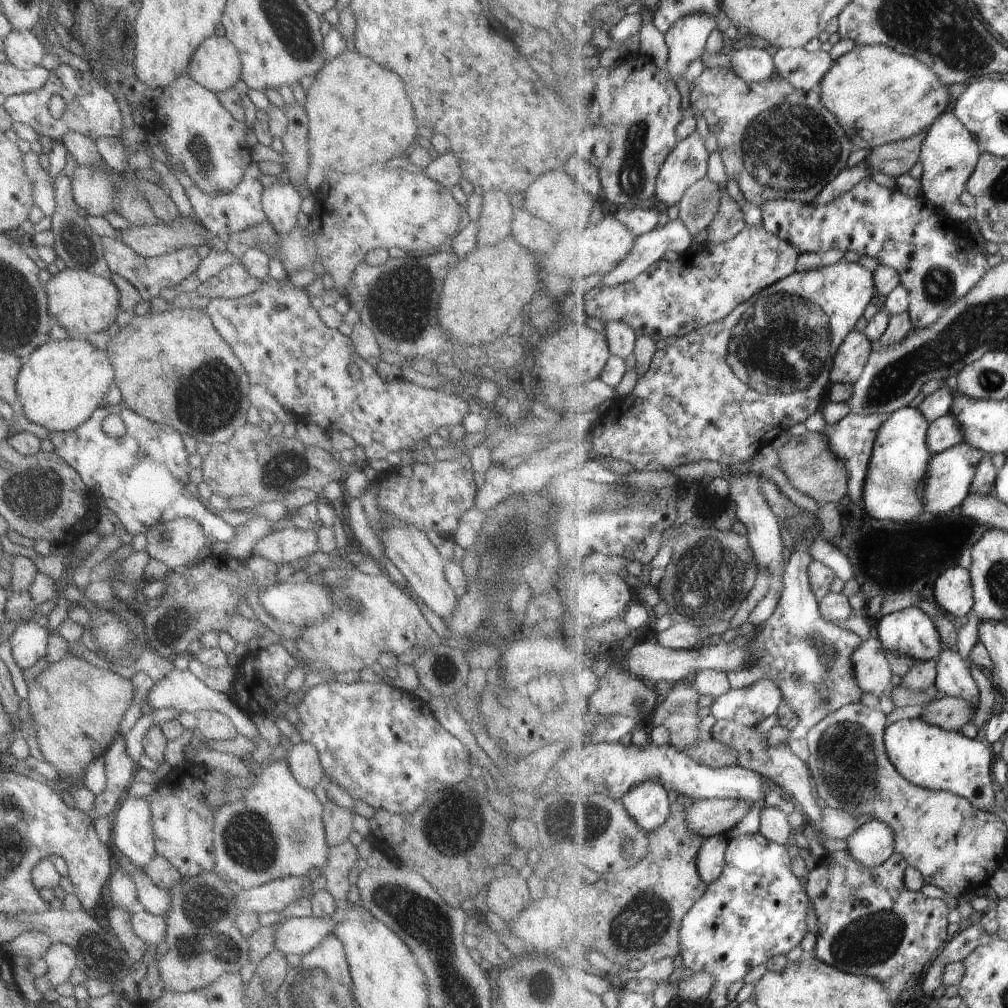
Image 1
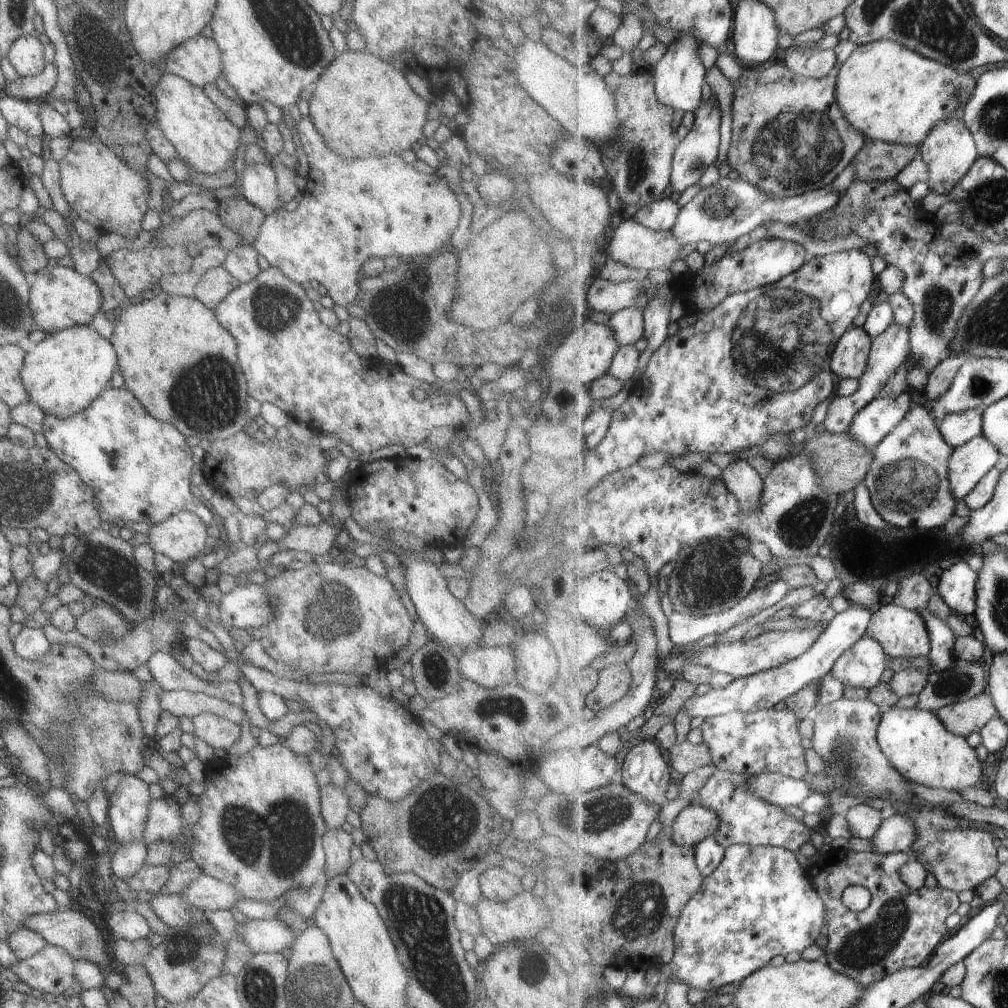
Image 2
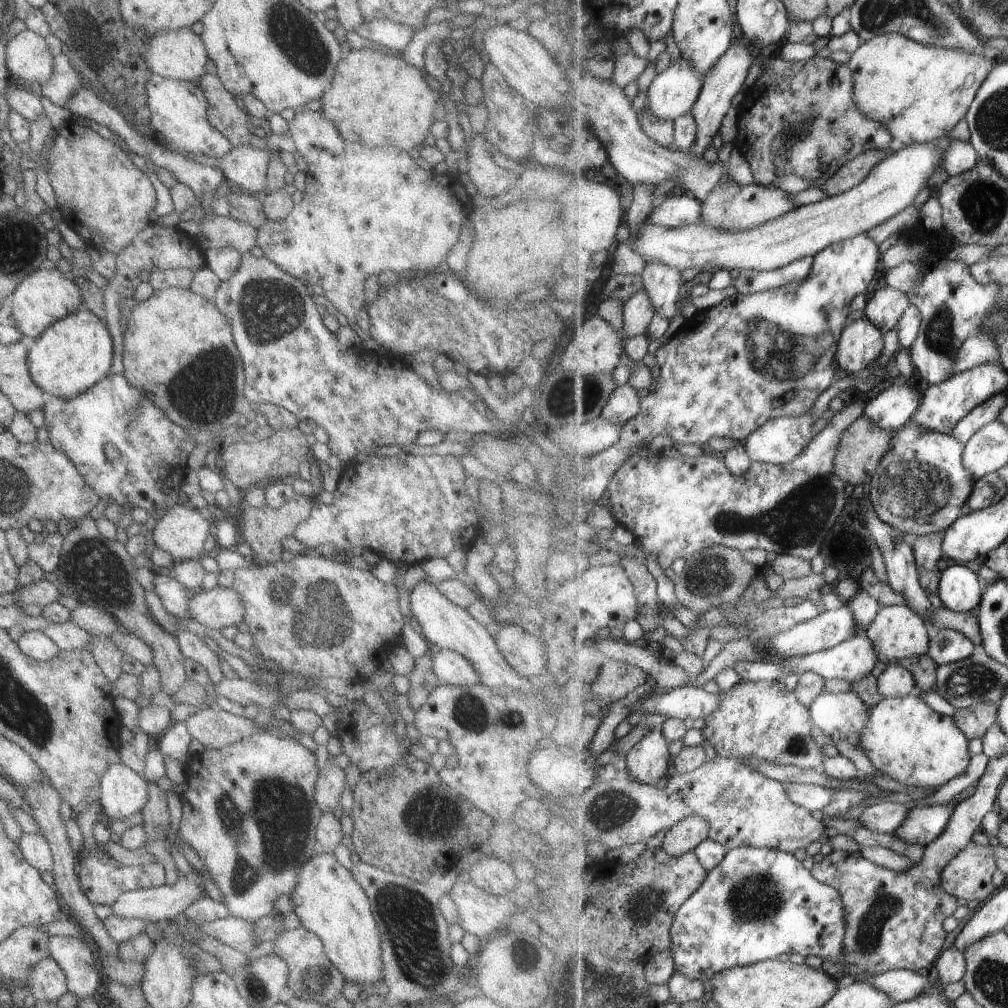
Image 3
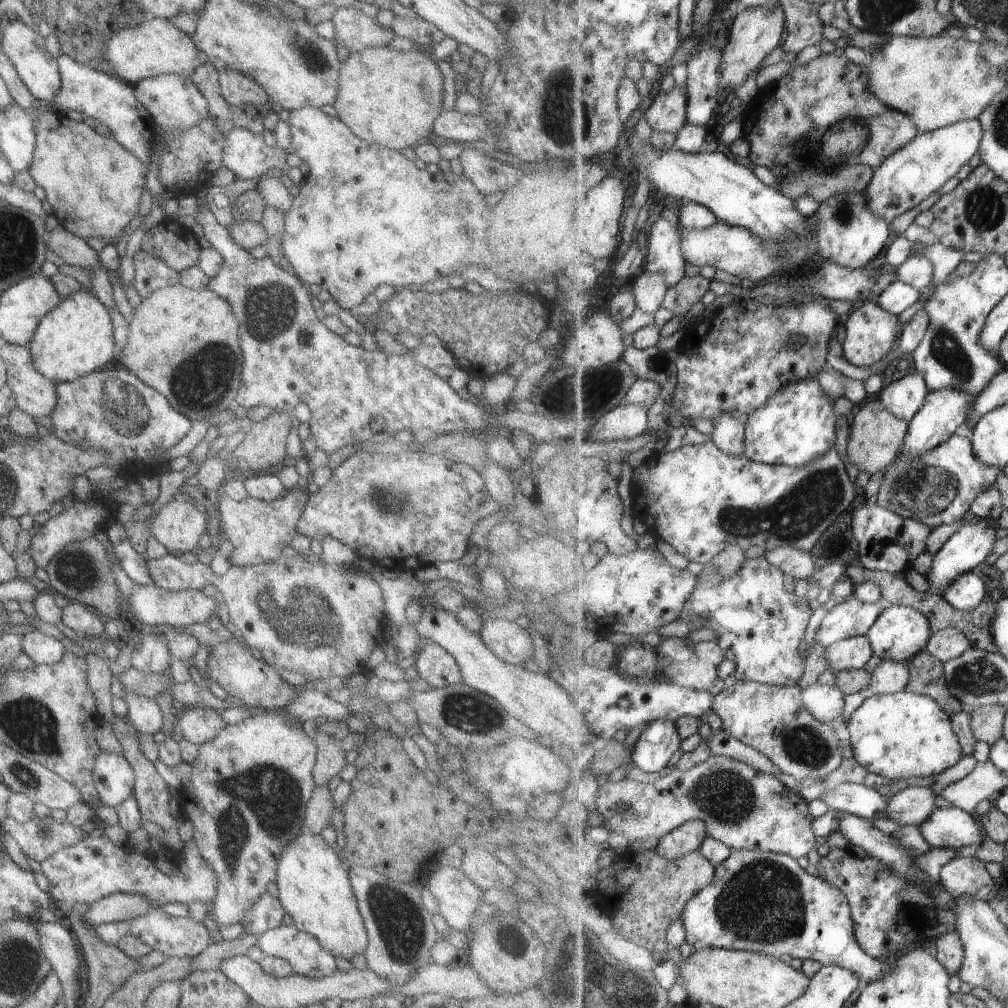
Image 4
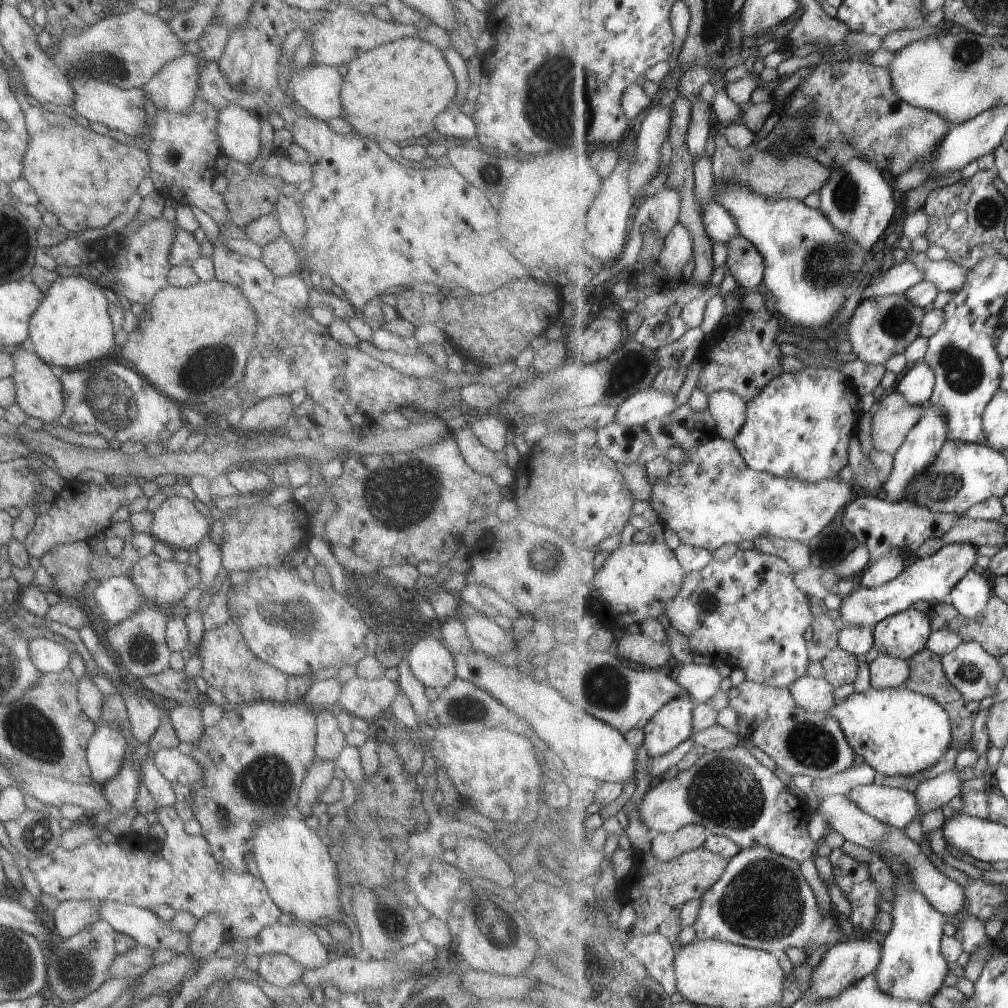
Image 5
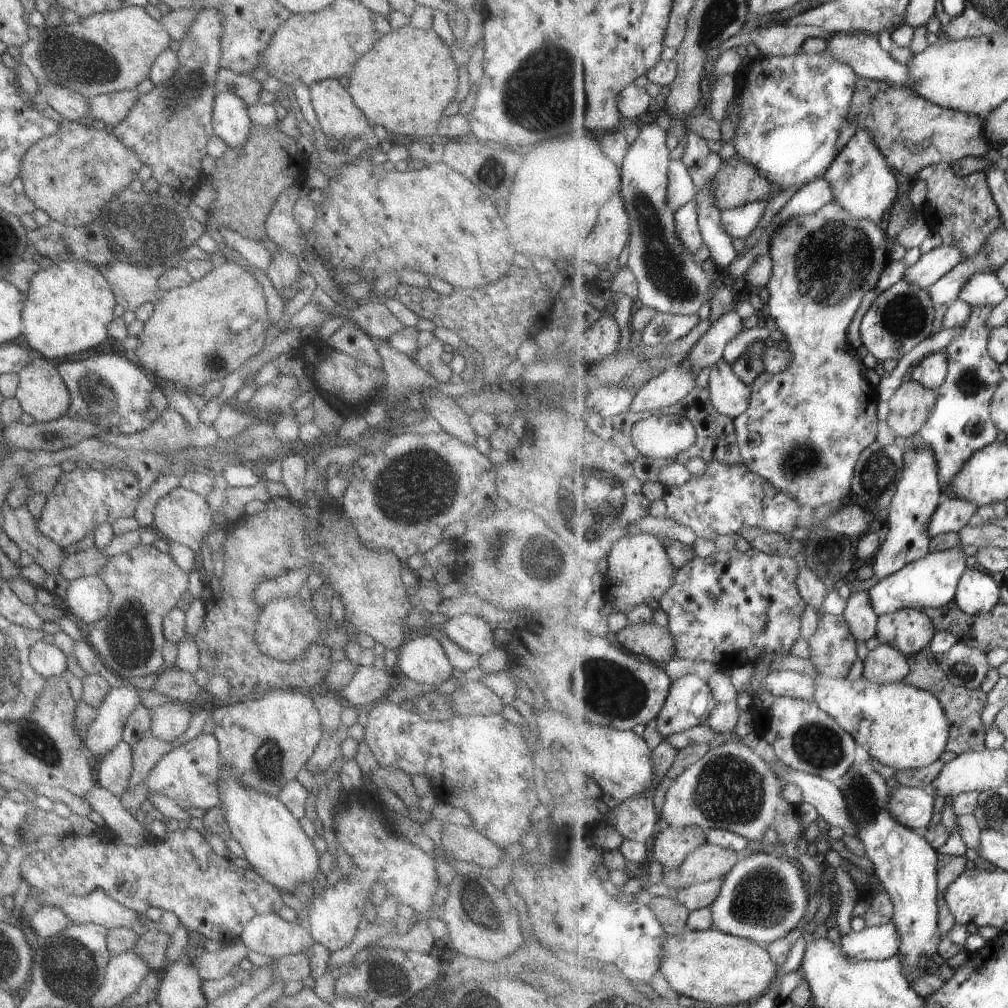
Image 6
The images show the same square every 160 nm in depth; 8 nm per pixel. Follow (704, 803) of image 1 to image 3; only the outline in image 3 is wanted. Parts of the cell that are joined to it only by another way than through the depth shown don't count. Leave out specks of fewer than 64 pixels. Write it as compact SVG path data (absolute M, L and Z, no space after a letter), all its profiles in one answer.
M689 815L682 818L663 839L662 847L674 857L694 851L710 838L712 826L710 822L699 815Z

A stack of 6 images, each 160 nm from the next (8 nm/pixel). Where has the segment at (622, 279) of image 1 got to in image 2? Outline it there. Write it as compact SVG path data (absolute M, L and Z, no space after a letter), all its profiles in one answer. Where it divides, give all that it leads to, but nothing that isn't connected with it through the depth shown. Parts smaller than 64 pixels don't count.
M719 178L715 184L698 193L691 202L683 206L683 212L679 214L679 222L673 226L673 234L683 242L683 244L697 244L697 242L707 241L711 245L729 244L732 246L737 238L745 234L751 234L759 226L771 224L771 222L781 222L789 226L797 222L811 220L830 210L839 203L841 196L833 188L833 183L823 189L818 189L800 196L785 196L785 198L775 198L769 196L769 192L759 190L757 186L740 180L731 178Z

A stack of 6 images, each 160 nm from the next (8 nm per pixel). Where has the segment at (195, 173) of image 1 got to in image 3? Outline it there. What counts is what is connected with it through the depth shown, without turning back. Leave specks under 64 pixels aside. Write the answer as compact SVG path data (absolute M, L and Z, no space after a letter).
M151 75L144 84L144 93L146 96L146 105L148 108L148 124L152 132L164 137L167 144L173 151L188 152L195 154L196 159L200 161L202 157L220 157L229 152L232 144L221 133L218 133L208 121L206 115L206 100L202 90L196 83L191 81L180 81L179 79L170 79L161 75Z

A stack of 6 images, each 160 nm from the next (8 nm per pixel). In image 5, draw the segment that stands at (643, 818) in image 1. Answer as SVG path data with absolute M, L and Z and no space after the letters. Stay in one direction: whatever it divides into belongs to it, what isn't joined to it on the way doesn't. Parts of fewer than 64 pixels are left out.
M686 691L686 694L683 697L679 697L678 700L676 699L675 701L667 703L653 718L651 718L650 724L643 728L643 744L649 758L662 757L663 755L670 753L676 746L679 746L688 738L691 738L691 735L695 733L693 728L693 711L699 705L700 702L687 694Z

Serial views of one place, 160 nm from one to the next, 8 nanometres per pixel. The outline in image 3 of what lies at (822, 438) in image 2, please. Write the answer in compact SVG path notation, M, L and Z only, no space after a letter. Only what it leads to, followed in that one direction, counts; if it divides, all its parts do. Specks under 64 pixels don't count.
M865 415L858 418L844 433L839 441L833 471L839 478L848 482L849 486L862 484L865 487L871 482L872 476L878 471L879 462L889 450L895 431L882 429Z

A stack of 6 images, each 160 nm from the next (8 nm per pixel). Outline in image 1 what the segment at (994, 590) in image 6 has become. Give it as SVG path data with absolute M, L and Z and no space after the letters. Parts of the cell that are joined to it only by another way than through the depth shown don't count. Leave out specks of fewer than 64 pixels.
M955 564L943 571L935 582L933 595L946 613L969 617L974 610L974 584L970 570Z

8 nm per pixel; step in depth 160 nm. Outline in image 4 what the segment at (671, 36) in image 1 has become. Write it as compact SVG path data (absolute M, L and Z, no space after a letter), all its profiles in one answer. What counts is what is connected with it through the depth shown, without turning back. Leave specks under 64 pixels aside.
M675 85L674 89L659 91L644 112L645 120L653 131L679 133L687 122L688 94Z

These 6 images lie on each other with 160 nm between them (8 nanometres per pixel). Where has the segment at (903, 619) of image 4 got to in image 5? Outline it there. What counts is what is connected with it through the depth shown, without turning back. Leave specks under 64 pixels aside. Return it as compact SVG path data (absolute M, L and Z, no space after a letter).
M913 606L882 620L874 629L874 647L883 653L898 659L908 661L919 651L928 648L930 636L934 633L930 618Z

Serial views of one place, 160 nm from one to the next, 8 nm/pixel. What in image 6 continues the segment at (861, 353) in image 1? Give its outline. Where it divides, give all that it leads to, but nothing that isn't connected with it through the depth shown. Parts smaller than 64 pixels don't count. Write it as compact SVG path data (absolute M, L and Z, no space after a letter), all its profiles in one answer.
M902 278L879 293L870 304L860 325L861 344L878 362L893 359L900 361L920 342L932 335L936 307L928 290L912 285Z

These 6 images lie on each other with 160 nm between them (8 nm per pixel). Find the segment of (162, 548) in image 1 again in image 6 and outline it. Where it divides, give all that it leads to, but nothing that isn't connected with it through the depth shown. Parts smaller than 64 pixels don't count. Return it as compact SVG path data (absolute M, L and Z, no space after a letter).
M178 486L162 496L154 506L152 528L156 528L160 537L167 542L173 541L191 550L197 550L199 544L205 541L205 536L215 528L211 521L212 513L202 496Z

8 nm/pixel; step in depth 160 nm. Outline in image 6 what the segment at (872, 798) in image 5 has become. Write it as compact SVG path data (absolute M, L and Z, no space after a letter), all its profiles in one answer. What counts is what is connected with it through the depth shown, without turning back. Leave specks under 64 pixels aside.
M895 787L889 797L888 807L895 820L916 832L924 832L935 814L935 798L917 787Z

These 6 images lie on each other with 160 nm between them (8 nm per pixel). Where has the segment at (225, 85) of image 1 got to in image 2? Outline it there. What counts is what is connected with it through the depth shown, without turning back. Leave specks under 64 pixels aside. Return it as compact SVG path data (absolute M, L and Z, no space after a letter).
M193 36L165 54L164 70L202 89L221 75L219 50L211 38Z

